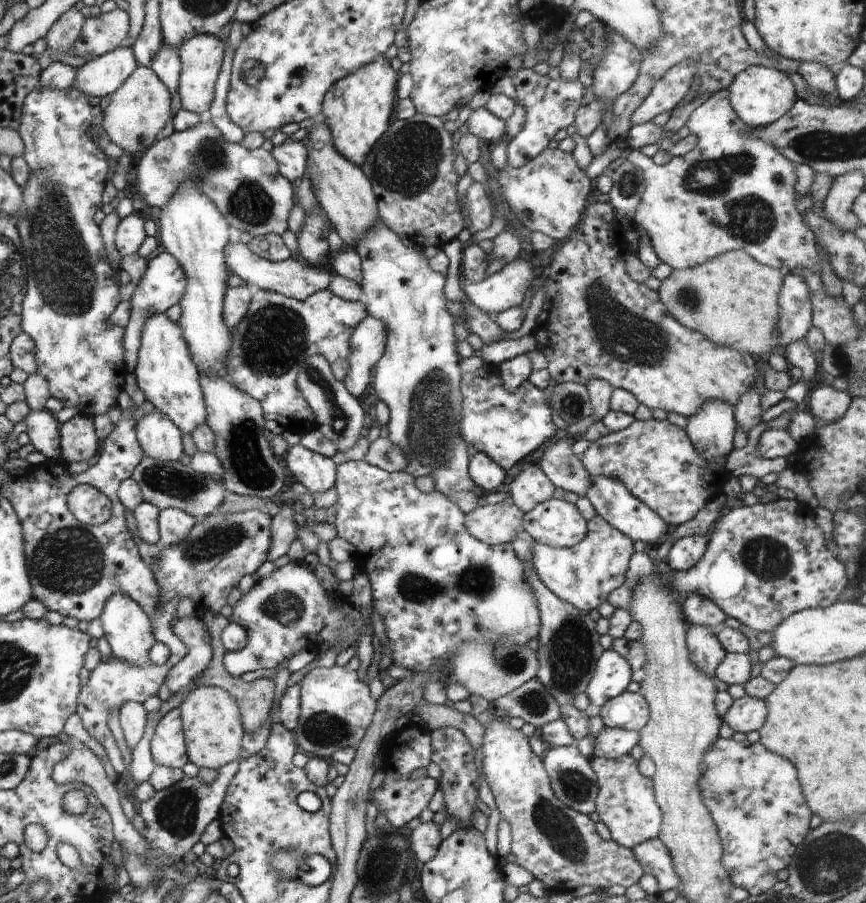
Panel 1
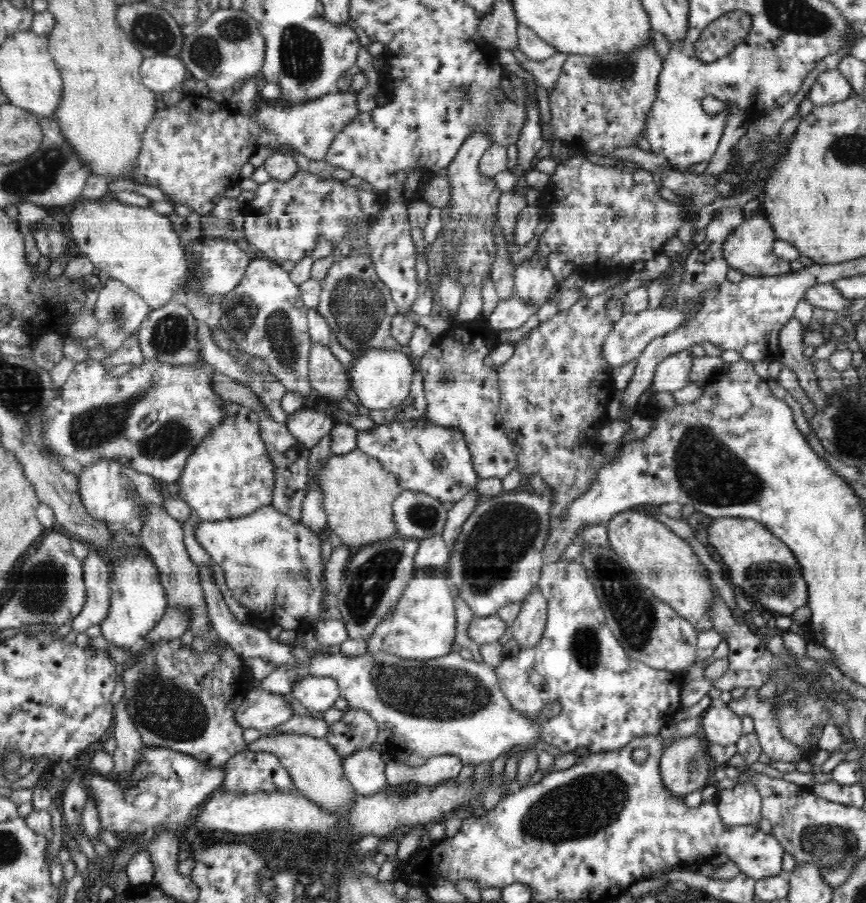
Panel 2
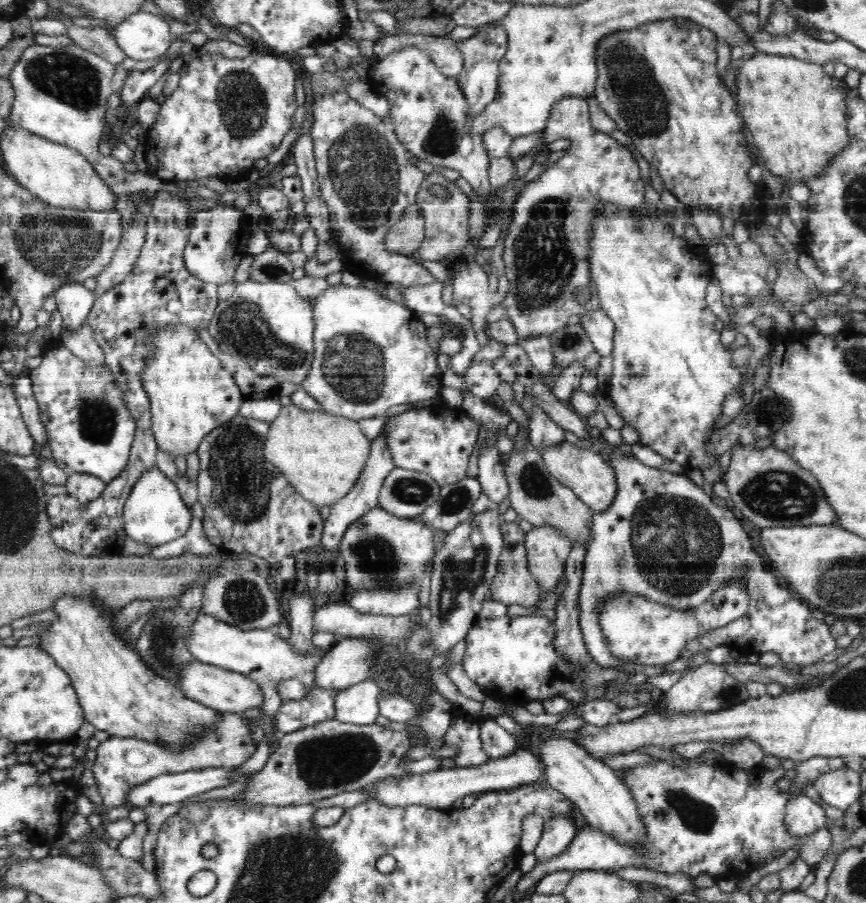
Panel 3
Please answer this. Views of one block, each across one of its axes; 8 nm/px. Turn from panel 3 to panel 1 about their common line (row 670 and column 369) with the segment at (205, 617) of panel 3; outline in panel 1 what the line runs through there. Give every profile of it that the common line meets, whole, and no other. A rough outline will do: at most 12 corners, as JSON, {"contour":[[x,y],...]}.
{"contour":[[378,218],[360,242],[386,328],[376,400],[414,479],[479,492],[447,276]]}

